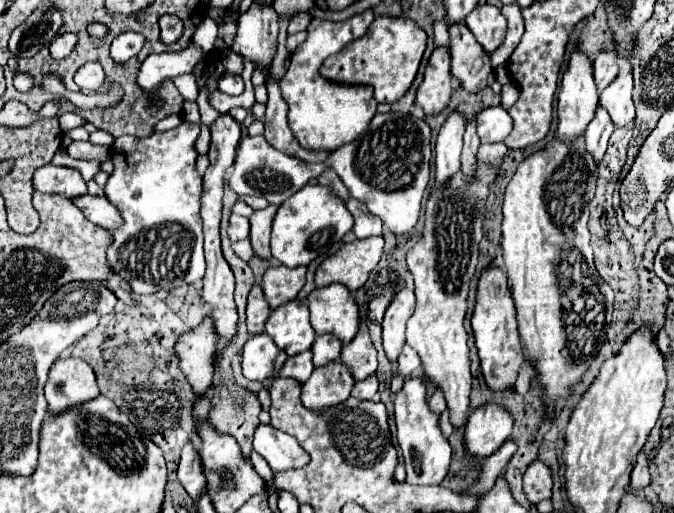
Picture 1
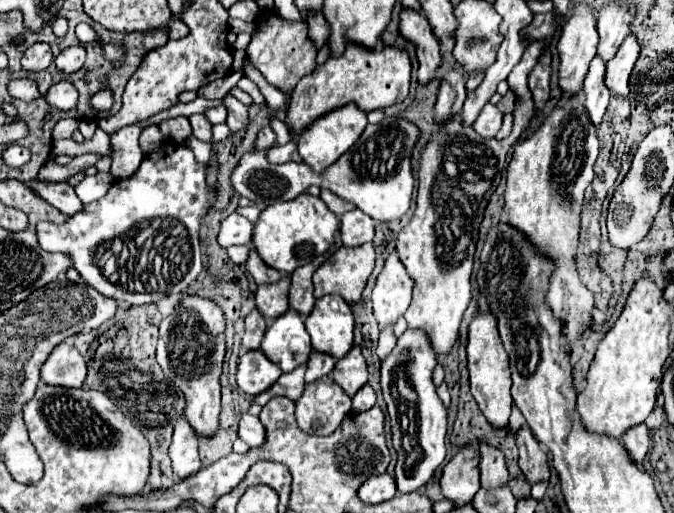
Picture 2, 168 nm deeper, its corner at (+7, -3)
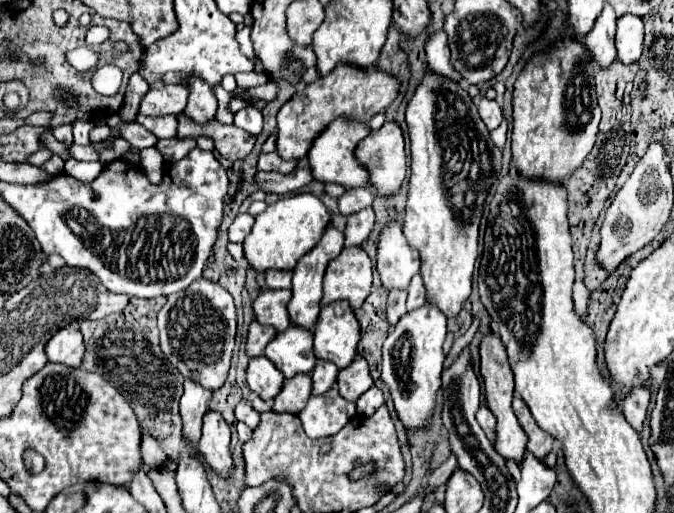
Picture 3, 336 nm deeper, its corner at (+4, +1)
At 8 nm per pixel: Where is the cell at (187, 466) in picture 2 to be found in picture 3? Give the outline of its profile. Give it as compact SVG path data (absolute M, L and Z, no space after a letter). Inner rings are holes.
M185 378L185 394L181 396L181 418L183 418L183 440L197 446L201 438L203 414L209 410L213 392L197 386L197 382Z

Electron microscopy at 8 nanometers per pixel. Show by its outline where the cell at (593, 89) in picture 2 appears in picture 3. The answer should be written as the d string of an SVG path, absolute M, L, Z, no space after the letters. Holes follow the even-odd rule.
M605 2L603 12L597 16L597 22L593 24L593 30L583 40L583 44L593 52L593 58L601 68L607 68L617 56L615 42L613 42L615 20L617 20L615 10L609 6L609 2Z

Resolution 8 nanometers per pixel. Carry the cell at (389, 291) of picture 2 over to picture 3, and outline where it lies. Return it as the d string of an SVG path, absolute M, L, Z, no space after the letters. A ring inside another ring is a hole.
M389 220L379 234L377 270L387 290L407 288L413 274L419 272L421 260L403 234L401 220Z

